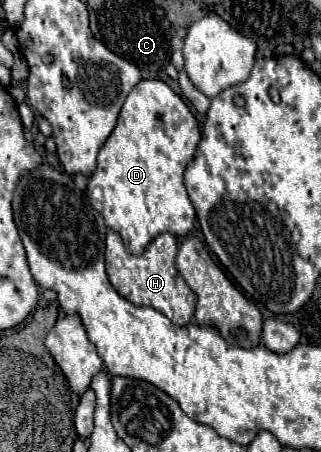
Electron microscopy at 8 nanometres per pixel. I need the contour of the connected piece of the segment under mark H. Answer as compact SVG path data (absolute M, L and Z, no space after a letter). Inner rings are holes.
M107 230L107 250L105 250L105 264L107 264L107 276L113 288L127 298L129 302L137 306L151 306L159 312L163 312L173 324L185 326L193 320L195 292L187 286L187 282L181 278L181 274L175 268L175 256L177 256L177 238L173 234L159 234L149 246L143 250L143 254L133 256L125 250L121 236L117 232Z

